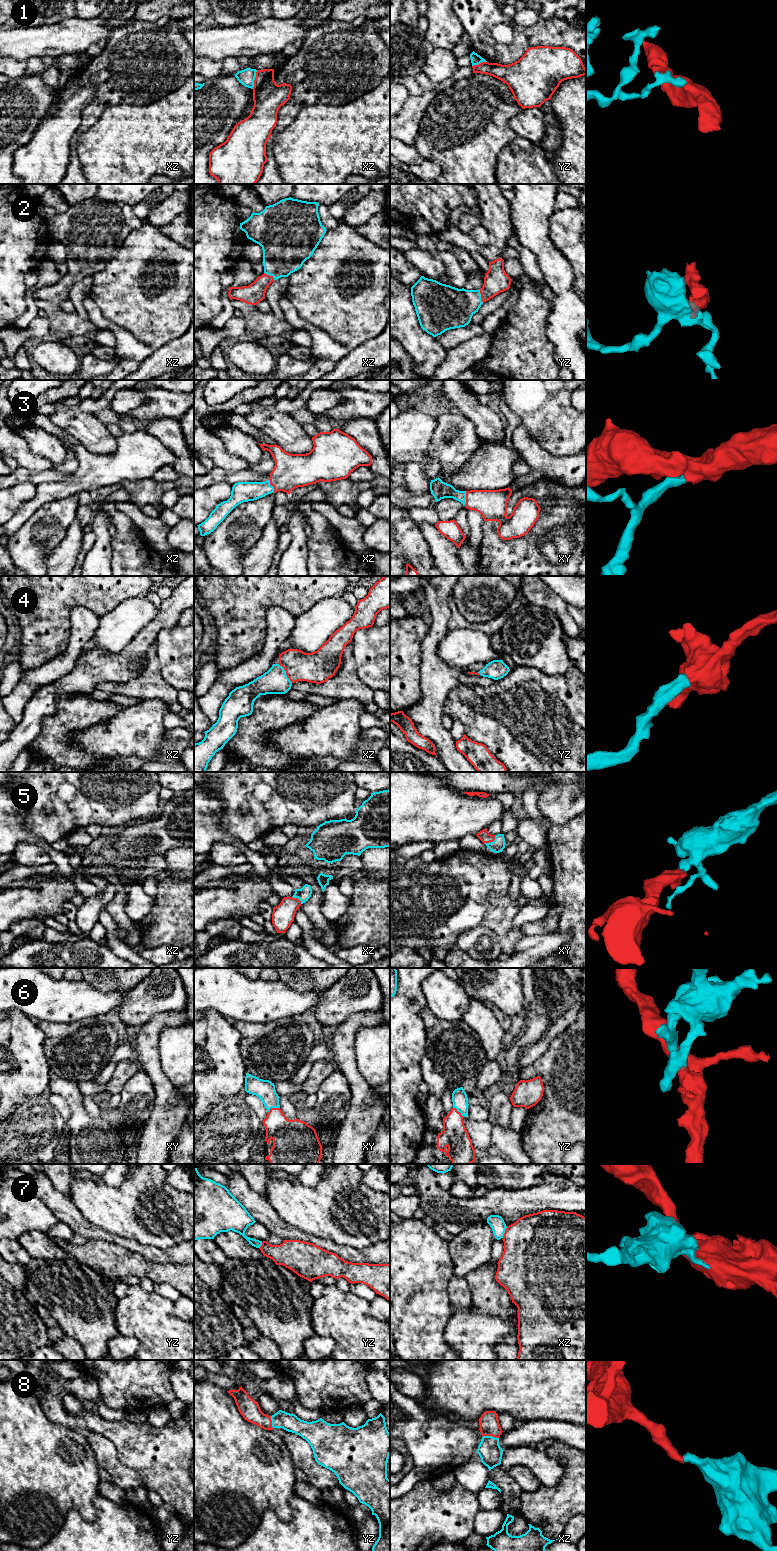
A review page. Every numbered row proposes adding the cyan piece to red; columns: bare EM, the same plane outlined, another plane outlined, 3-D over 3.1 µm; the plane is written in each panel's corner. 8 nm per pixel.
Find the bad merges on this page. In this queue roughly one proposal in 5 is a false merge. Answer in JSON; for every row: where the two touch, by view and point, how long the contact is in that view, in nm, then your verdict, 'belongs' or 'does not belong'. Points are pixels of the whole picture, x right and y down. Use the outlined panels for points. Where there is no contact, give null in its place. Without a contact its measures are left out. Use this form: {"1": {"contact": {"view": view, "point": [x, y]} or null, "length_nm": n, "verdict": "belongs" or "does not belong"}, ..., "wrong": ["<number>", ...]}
{"1": {"contact": {"view": "xz", "point": [255, 79]}, "length_nm": 160, "verdict": "does not belong"}, "2": {"contact": {"view": "yz", "point": [481, 296]}, "length_nm": 110, "verdict": "belongs"}, "3": {"contact": {"view": "xy", "point": [466, 498]}, "length_nm": 120, "verdict": "belongs"}, "4": {"contact": {"view": "xz", "point": [286, 673]}, "length_nm": 190, "verdict": "belongs"}, "5": {"contact": {"view": "xy", "point": [491, 841]}, "length_nm": 120, "verdict": "belongs"}, "6": {"contact": {"view": "xy", "point": [273, 1108]}, "length_nm": 100, "verdict": "belongs"}, "7": {"contact": {"view": "xz", "point": [505, 1232]}, "length_nm": 100, "verdict": "does not belong"}, "8": {"contact": {"view": "xz", "point": [490, 1435]}, "length_nm": 140, "verdict": "belongs"}, "wrong": ["1", "7"]}

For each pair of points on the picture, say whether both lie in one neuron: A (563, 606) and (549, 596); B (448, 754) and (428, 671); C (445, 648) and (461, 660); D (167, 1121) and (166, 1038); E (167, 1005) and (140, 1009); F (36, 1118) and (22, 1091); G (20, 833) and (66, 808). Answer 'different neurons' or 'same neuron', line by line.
A: same neuron
B: same neuron
C: same neuron
D: different neurons
E: same neuron
F: different neurons
G: different neurons

